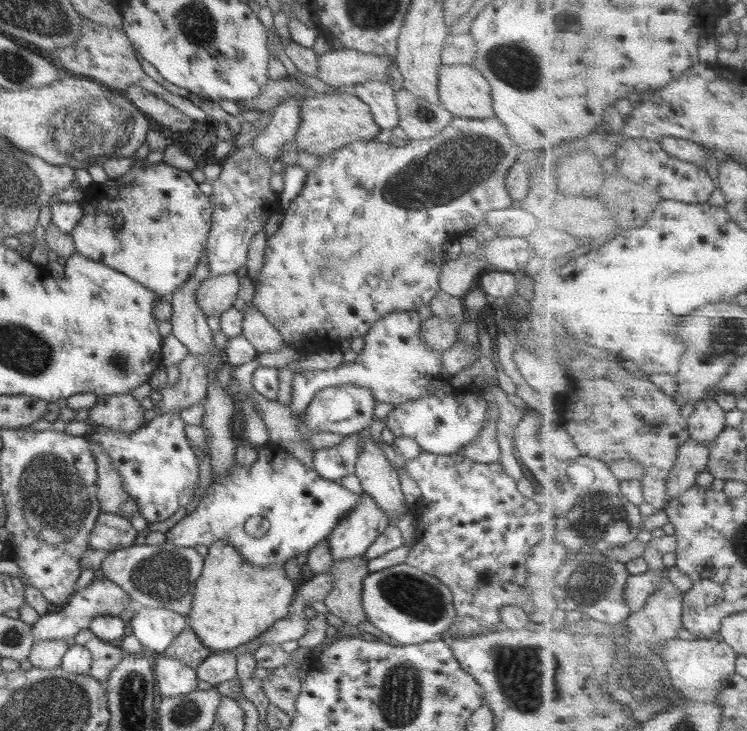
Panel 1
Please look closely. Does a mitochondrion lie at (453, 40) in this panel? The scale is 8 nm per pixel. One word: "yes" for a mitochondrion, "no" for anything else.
no

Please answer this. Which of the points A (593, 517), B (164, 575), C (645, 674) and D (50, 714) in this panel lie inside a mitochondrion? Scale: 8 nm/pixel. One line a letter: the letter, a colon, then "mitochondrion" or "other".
A: mitochondrion
B: mitochondrion
C: mitochondrion
D: mitochondrion

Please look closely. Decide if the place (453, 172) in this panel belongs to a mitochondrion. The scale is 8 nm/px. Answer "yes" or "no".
yes

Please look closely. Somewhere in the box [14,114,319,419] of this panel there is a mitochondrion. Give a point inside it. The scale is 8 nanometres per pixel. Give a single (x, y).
(119, 363)

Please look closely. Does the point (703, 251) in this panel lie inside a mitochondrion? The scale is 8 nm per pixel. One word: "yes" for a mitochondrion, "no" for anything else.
no

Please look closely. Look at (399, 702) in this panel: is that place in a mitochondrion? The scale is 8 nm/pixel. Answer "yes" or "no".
yes

